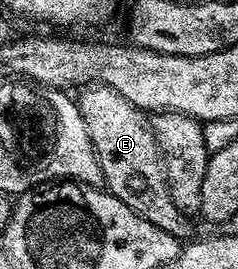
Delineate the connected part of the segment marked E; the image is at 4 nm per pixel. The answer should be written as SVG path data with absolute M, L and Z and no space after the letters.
M87 86L79 92L76 100L85 130L97 153L107 192L180 243L193 240L196 233L190 226L191 218L179 211L171 198L154 130L145 114L106 86Z

